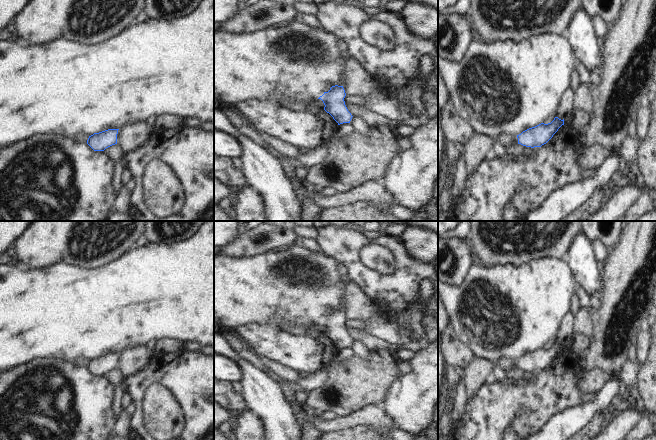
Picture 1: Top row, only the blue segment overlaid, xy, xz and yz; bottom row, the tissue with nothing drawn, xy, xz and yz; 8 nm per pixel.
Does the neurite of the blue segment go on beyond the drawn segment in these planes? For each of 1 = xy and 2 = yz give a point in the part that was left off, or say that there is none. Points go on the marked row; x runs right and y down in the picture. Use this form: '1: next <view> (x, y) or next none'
1: next none
2: next none

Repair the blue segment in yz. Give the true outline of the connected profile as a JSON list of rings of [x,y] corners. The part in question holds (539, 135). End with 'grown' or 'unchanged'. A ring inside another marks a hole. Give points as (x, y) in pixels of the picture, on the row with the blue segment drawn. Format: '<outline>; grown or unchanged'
[[[555,117],[551,123],[541,123],[529,128],[517,135],[518,144],[531,148],[541,147],[553,137],[562,125],[564,125],[564,119],[561,120]]]; unchanged

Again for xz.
[[[335,85],[318,98],[323,101],[324,110],[333,117],[338,125],[350,123],[353,117],[345,105],[345,96],[346,93],[343,86]]]; unchanged

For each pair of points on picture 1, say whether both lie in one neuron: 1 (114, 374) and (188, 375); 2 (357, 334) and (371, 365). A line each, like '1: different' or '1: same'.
1: different
2: different

